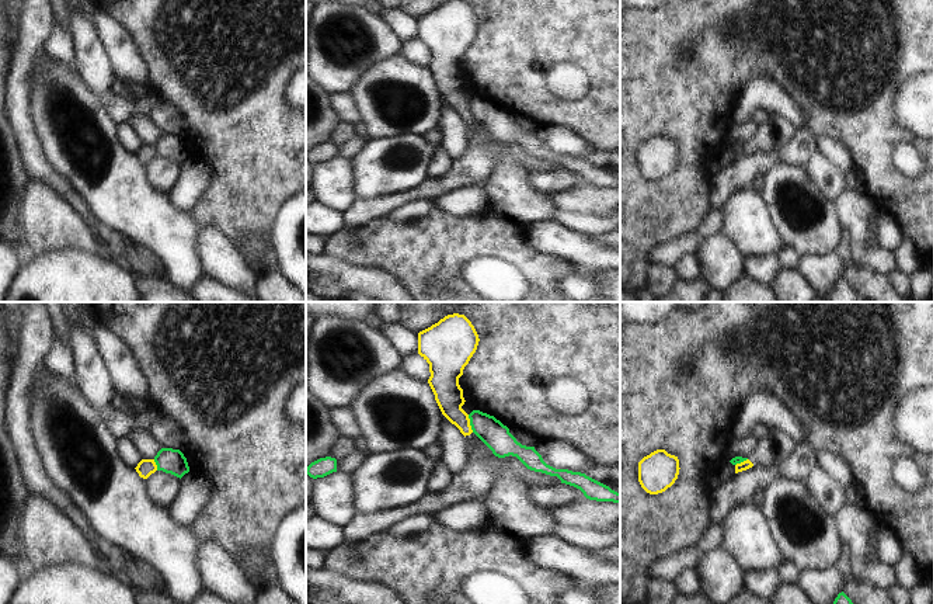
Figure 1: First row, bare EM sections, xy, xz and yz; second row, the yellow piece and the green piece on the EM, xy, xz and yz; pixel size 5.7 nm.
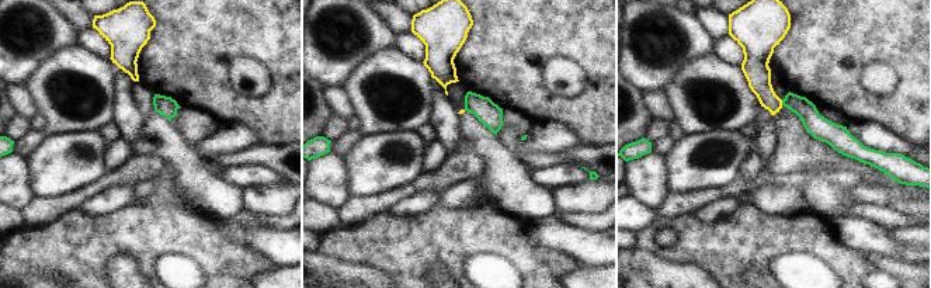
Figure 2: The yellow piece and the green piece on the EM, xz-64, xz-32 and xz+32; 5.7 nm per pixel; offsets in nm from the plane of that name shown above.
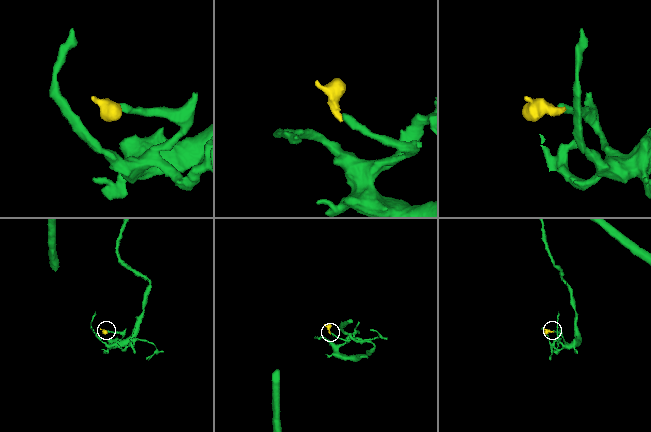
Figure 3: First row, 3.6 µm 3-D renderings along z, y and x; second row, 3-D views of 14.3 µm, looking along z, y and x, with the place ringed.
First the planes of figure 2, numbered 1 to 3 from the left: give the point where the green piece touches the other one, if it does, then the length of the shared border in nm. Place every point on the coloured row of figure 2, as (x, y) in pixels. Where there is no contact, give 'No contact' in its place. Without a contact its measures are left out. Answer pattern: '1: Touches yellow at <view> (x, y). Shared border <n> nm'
1: No contact
2: No contact
3: Touches yellow at xz+32 (781, 103). Shared border 30 nm

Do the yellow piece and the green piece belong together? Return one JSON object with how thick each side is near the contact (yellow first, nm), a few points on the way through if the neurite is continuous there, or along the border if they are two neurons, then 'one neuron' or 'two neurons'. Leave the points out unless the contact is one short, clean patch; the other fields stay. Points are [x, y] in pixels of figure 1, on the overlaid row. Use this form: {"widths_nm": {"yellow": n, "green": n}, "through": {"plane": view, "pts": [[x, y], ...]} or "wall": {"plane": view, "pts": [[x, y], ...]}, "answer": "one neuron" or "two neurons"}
{"widths_nm": {"yellow": 160, "green": 160}, "wall": {"plane": "xz", "pts": [[467, 415], [473, 431]]}, "answer": "two neurons"}

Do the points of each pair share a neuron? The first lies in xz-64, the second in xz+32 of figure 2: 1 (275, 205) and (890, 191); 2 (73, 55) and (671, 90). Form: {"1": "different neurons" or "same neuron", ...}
{"1": "same neuron", "2": "same neuron"}

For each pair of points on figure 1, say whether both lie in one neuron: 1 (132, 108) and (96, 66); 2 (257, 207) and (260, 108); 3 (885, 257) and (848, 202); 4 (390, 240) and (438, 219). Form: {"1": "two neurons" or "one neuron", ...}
{"1": "one neuron", "2": "one neuron", "3": "one neuron", "4": "one neuron"}

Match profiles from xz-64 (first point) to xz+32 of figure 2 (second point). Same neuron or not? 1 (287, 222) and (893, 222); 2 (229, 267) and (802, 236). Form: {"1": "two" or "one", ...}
{"1": "one", "2": "one"}

